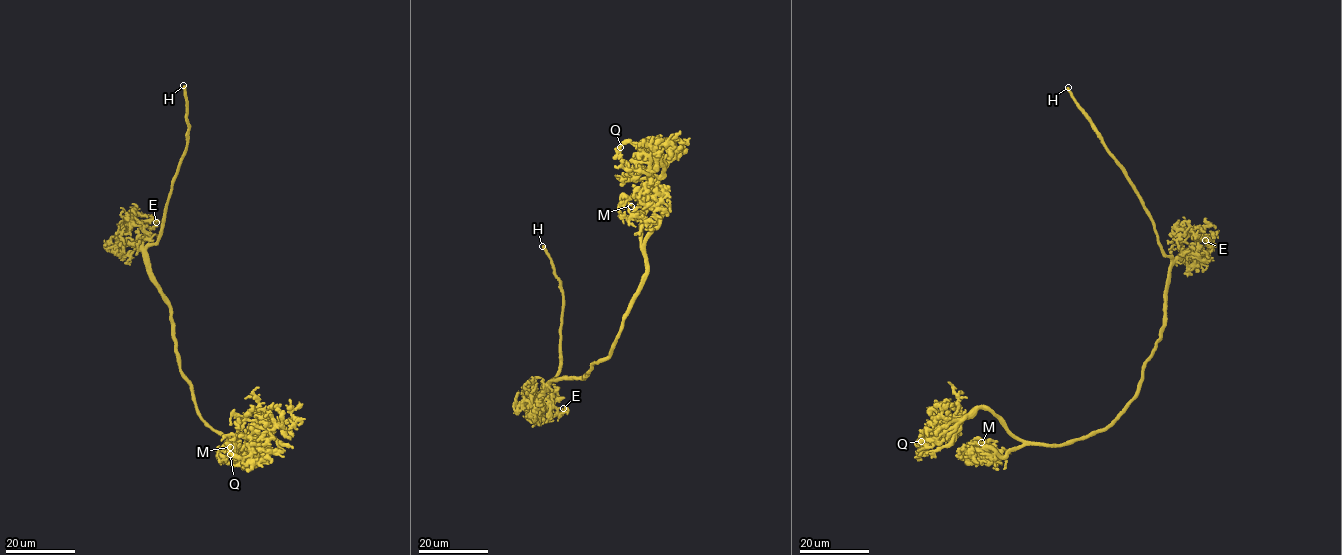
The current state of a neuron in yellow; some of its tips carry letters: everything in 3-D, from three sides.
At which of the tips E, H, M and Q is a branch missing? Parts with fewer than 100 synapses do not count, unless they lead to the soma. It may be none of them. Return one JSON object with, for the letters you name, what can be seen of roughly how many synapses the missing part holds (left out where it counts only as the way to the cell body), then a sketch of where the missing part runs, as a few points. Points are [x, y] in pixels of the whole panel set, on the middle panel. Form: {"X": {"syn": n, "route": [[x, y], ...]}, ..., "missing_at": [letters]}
{"H": {"route": [[542, 246], [534, 211], [530, 207], [532, 204]]}, "missing_at": ["H"]}

